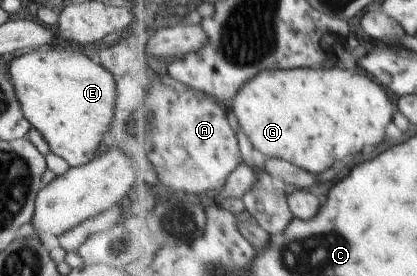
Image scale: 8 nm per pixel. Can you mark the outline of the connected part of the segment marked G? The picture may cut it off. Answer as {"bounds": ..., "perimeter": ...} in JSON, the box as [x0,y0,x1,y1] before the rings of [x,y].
{"bounds":[230,64,394,174],"perimeter":[[[336,64],[332,67],[290,68],[259,73],[243,85],[230,107],[256,154],[262,158],[295,163],[315,174],[334,167],[336,161],[358,155],[366,145],[380,145],[386,139],[388,126],[394,117],[394,103],[381,83],[376,83],[370,75],[350,71],[350,67],[342,69]]]}

